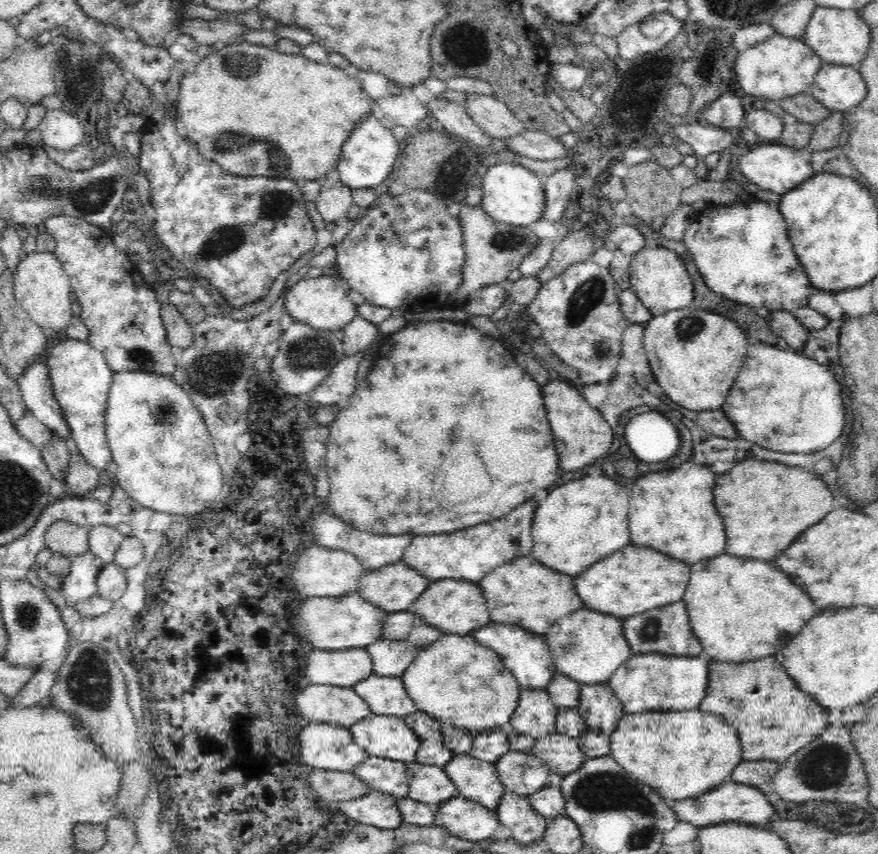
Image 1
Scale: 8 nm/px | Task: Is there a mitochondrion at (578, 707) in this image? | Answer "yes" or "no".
no

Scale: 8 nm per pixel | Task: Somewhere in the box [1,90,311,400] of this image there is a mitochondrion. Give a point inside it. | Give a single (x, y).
(92, 197)

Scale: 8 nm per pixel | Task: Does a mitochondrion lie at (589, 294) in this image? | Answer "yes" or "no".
yes

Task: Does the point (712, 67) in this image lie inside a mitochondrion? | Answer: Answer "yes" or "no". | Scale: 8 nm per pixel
no

